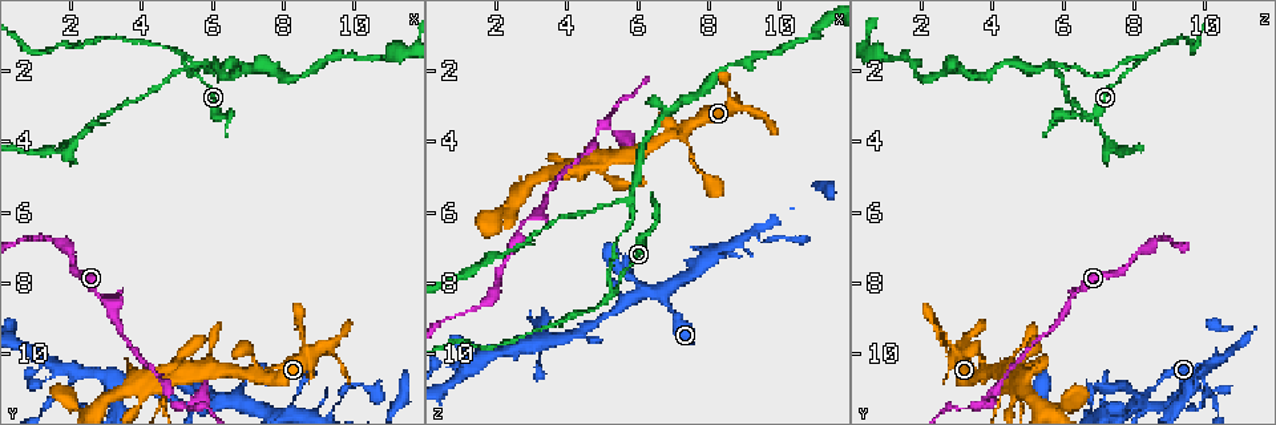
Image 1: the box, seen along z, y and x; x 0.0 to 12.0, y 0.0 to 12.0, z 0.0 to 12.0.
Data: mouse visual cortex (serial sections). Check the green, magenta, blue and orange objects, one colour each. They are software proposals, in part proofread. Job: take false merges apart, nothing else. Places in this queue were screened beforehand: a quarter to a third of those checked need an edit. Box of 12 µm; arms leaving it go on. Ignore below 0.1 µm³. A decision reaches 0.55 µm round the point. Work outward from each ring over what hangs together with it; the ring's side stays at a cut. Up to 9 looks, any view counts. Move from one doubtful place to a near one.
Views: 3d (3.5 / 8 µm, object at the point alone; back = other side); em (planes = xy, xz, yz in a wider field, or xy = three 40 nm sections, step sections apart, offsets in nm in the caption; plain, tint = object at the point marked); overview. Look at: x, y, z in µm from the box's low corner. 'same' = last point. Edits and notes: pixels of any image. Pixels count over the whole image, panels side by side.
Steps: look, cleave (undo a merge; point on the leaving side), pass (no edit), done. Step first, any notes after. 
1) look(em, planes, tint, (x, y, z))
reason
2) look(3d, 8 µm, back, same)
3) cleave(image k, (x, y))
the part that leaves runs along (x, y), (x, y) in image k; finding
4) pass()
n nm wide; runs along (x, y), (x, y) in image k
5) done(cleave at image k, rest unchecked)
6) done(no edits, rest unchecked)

look(3d, 3.5 µm, (7.2, 10.5, 3.7))

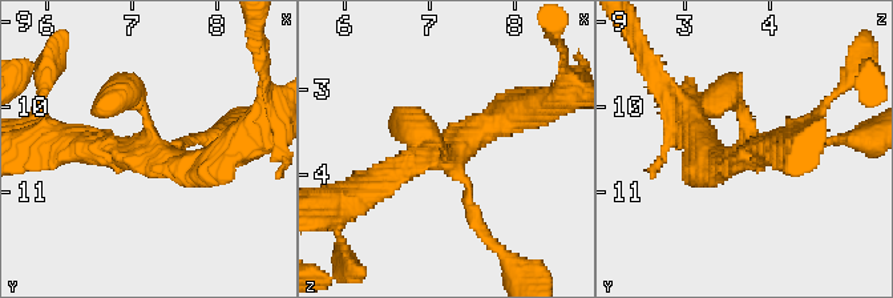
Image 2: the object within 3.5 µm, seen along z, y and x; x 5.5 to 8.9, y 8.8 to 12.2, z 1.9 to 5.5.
look(em, xy, step 3, tint, (7.25, 10.60, 3.75))
now the EM

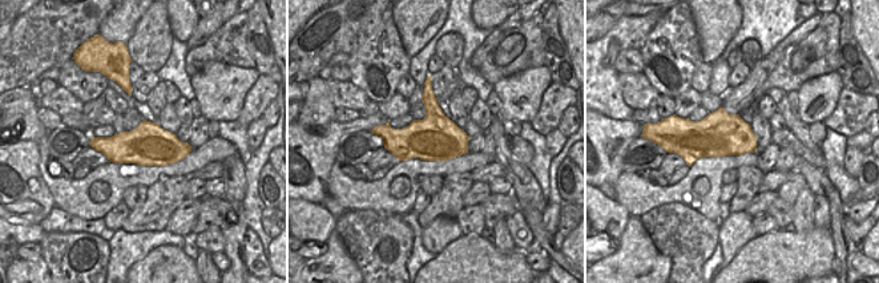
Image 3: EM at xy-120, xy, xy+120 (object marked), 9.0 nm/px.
pass()
runs along (525, 111), (371, 186) in image 2; all the same cell

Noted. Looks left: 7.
look(3d, 8 µm, (4.8, 11.3, 3.8))
narrows sharply

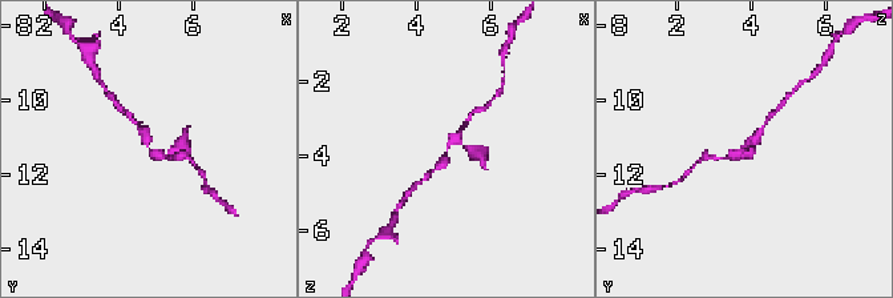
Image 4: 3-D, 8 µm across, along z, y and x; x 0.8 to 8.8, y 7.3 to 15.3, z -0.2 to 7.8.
look(em, planes, tint, (4.8, 11.4, 3.8))

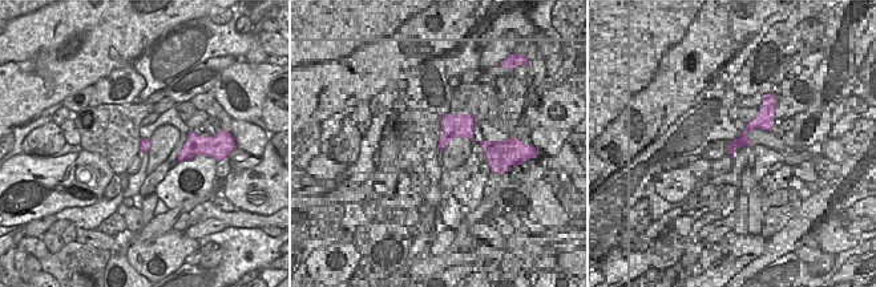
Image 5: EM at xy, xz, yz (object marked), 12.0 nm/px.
pass()
all the same cell

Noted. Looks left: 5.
look(3d, 3.5 µm, back, (6.7, 11.1, 8.3))
three-way junction

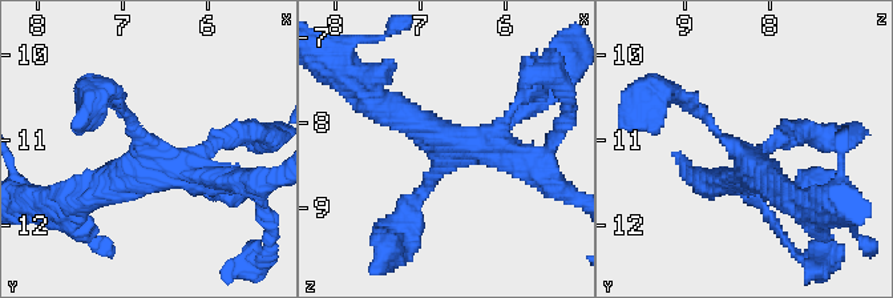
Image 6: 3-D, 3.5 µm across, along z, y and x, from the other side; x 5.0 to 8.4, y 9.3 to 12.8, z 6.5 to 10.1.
look(em, xy, step 1, tint, (6.65, 11.10, 8.40))
3 arms; arms of 150, 300, 400 nm; need the tissue

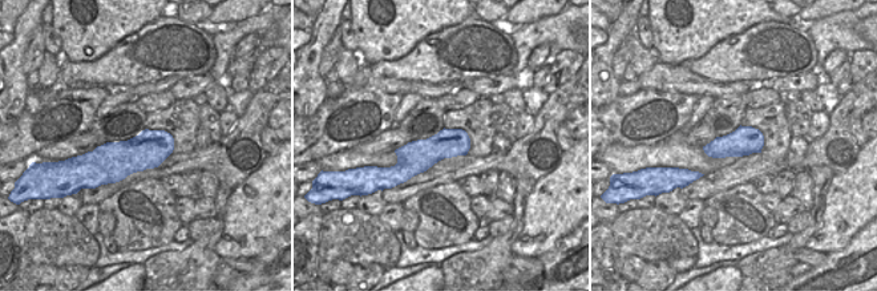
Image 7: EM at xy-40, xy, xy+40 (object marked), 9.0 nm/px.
pass()
runs along (108, 96), (177, 170), (226, 178) in image 6; all the same cell

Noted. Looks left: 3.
look(3d, 3.5 µm, (2.2, 10.5, 10.0))
two arms in line, one across

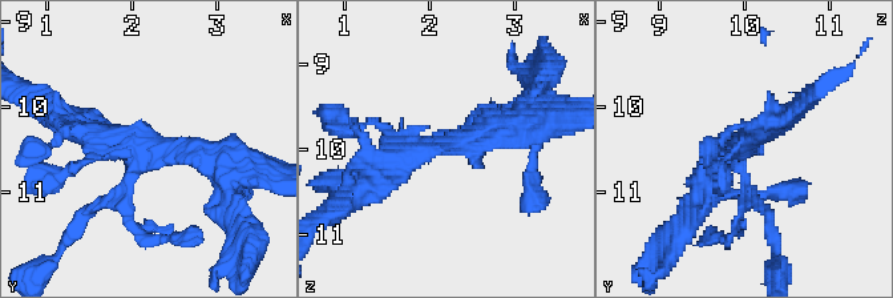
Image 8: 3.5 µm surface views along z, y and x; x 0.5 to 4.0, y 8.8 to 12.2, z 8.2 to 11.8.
look(em, xy, step 5, tint, (2.25, 10.50, 9.95))

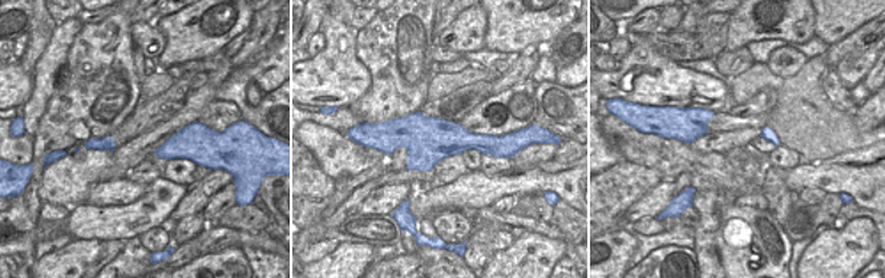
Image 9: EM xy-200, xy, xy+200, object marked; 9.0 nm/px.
look(em, xy, step 2, tint, same)
cut it another way

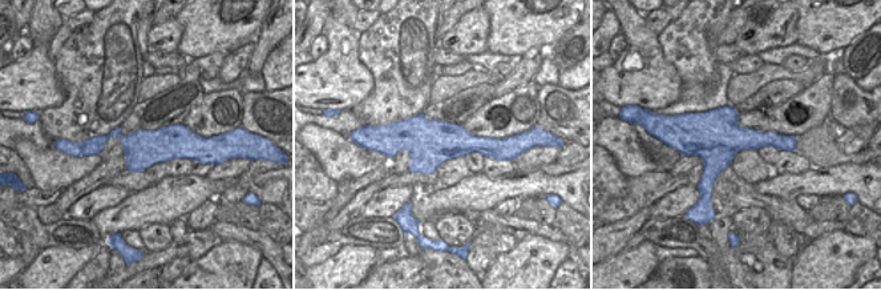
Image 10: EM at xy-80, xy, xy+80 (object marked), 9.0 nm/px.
pass()
runs along (202, 140), (109, 135), (88, 145) in image 10; one cell here

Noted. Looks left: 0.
done(no edits, rest unchecked)

